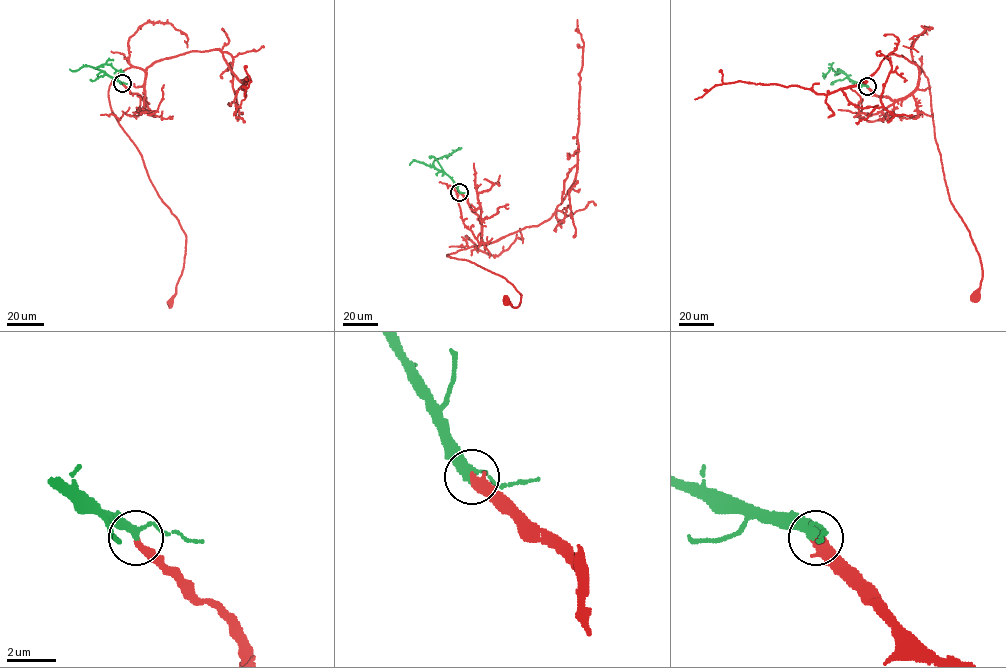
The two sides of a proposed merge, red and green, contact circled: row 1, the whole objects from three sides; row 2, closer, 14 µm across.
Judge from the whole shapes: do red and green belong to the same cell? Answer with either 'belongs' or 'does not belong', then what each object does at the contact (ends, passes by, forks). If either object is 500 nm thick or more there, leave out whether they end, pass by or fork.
belongs; red ends there; green passes by

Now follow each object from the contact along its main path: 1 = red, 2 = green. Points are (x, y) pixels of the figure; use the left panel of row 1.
1: (121, 83), (142, 98), (145, 72), (131, 67), (117, 75), (108, 90), (111, 109), (186, 234), (170, 302)
2: (121, 83), (94, 68), (110, 64), (121, 71), (119, 75)

